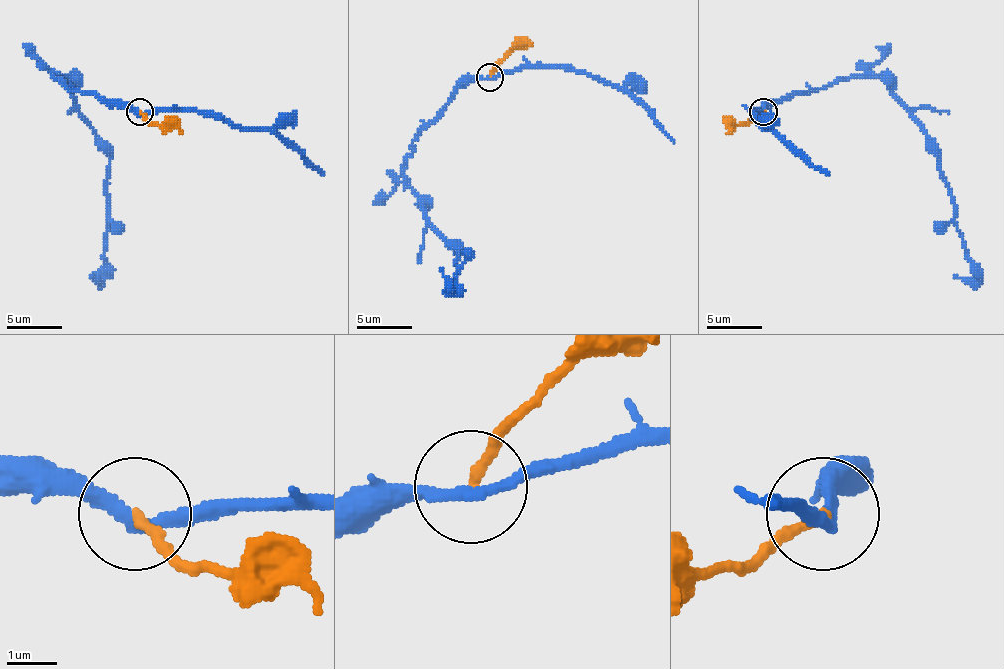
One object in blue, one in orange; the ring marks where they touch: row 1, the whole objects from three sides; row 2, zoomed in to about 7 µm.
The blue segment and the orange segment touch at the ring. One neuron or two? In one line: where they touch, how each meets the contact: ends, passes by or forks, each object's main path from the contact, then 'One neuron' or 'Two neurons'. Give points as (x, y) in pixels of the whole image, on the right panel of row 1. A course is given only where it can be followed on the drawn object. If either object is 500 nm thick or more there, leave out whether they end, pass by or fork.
Place: (763, 112). At the ring blue passes by. At the ring orange ends. Course of blue: (762, 111), (829, 83), (885, 83), (937, 158), (954, 203), (974, 267), (971, 278), (954, 275). Course of orange: (762, 111), (748, 122), (731, 125), (726, 133). Two neurons

